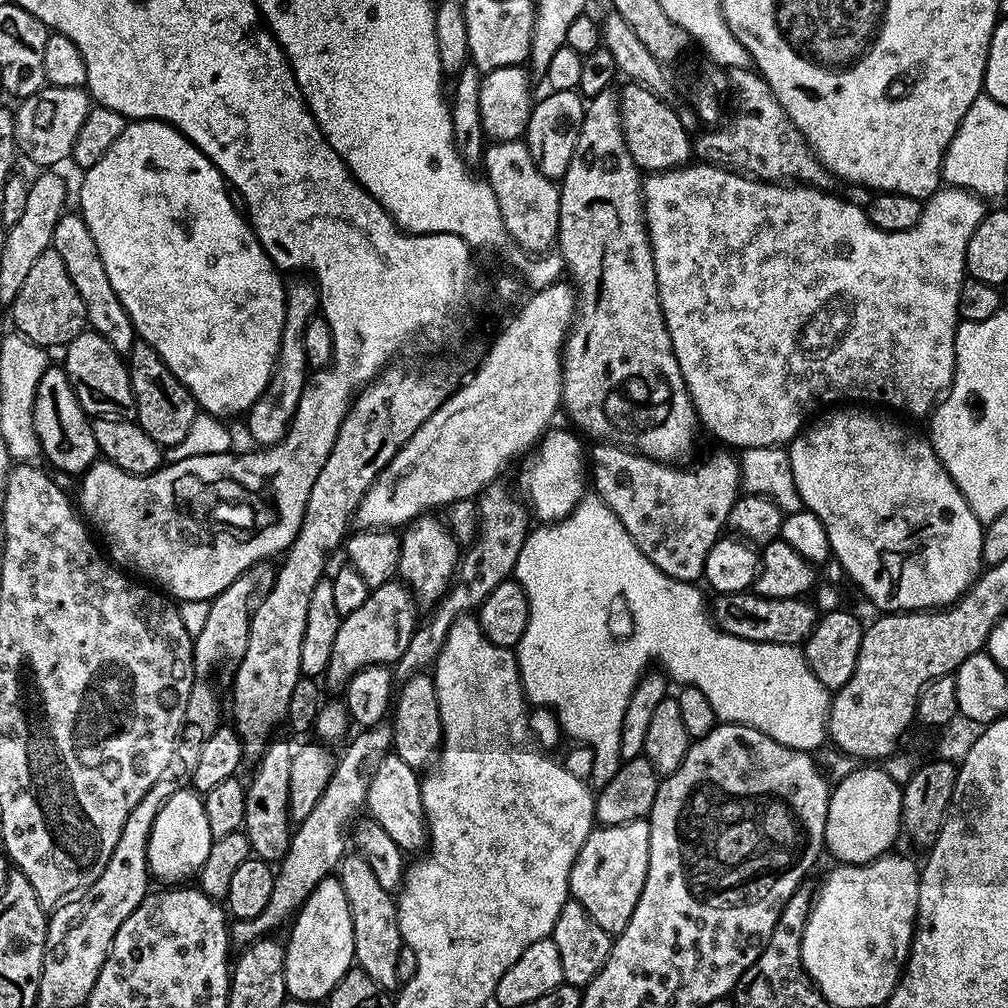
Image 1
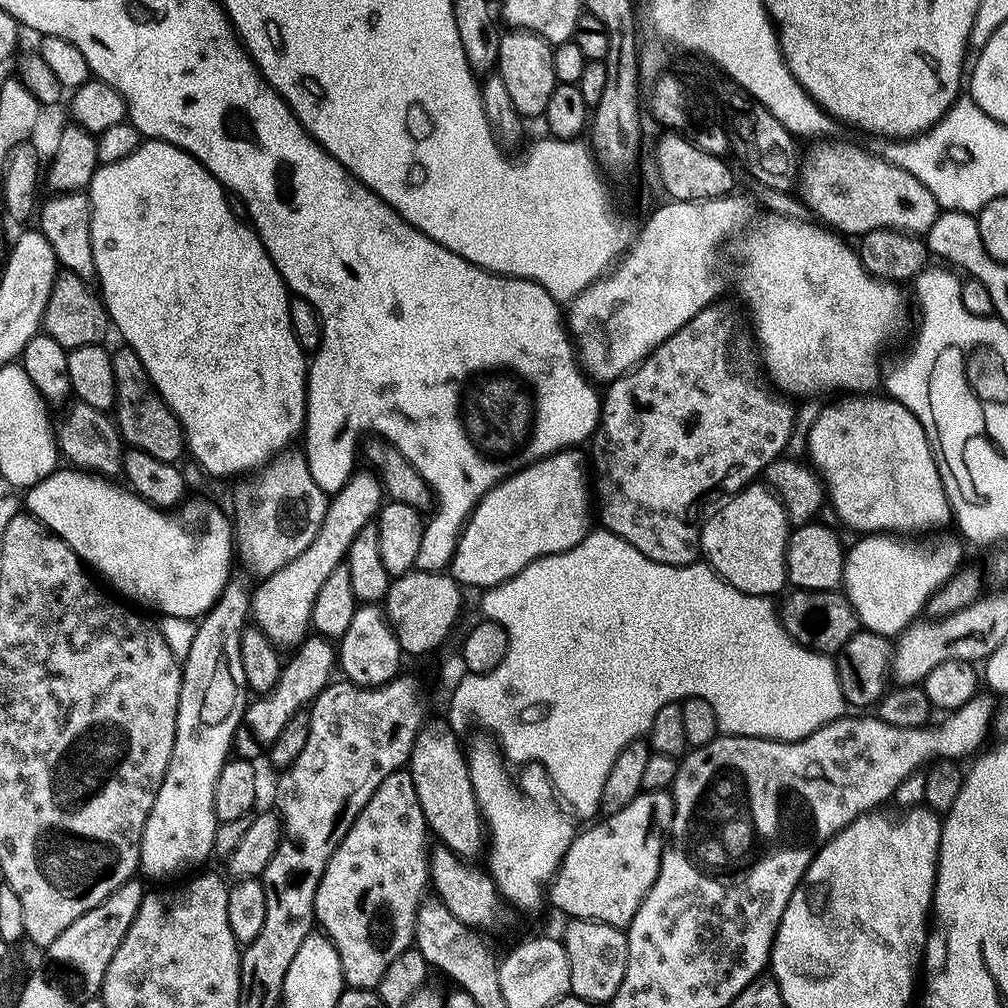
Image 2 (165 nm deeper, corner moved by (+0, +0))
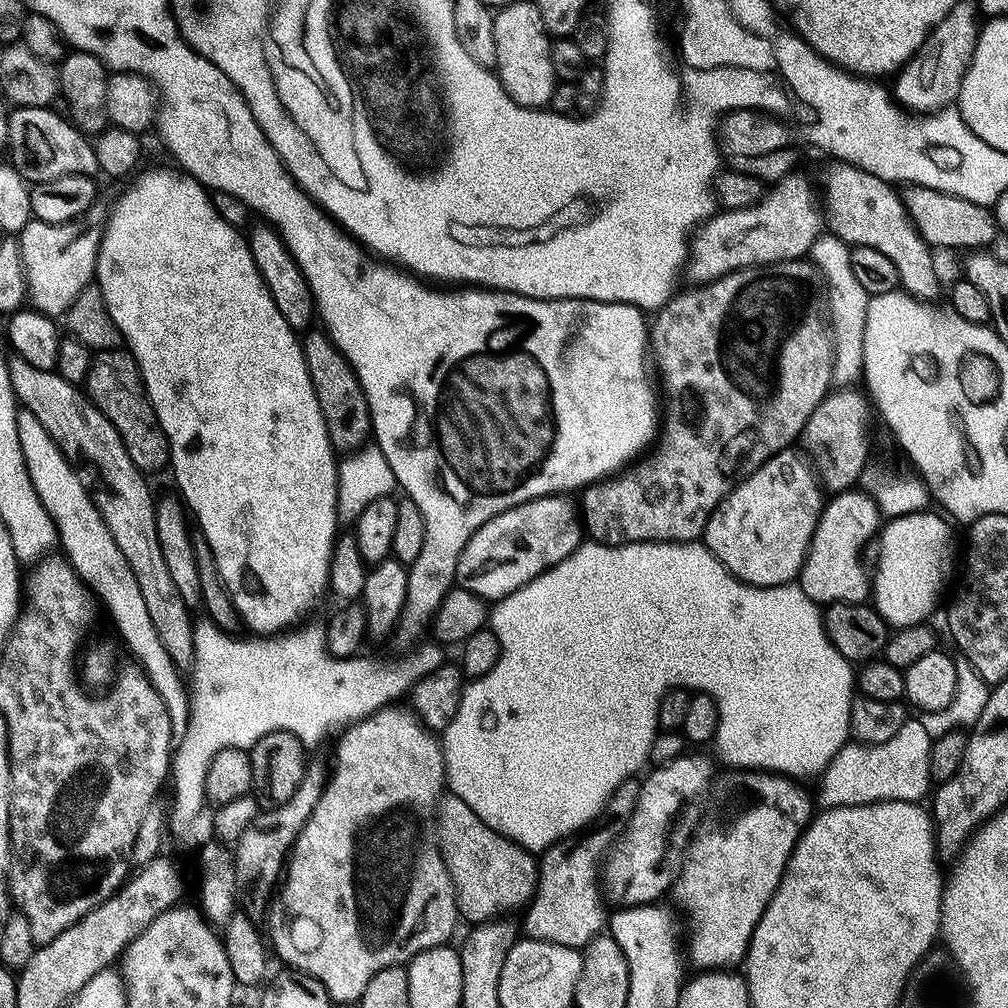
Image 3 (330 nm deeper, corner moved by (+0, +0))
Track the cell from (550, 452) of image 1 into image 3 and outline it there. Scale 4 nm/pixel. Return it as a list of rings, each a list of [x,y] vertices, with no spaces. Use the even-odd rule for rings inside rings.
[[[560,494],[540,496],[516,508],[507,508],[476,529],[464,544],[456,560],[455,583],[485,602],[500,600],[566,559],[580,547],[580,532],[582,536],[577,509],[575,512],[568,498]]]

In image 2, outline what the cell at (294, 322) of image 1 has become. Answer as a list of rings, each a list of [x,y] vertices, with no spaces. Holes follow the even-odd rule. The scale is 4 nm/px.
[[[292,451],[273,456],[255,475],[245,479],[248,480],[245,484],[238,485],[236,501],[230,507],[234,517],[235,551],[244,555],[256,578],[274,574],[294,562],[294,558],[314,542],[314,534],[318,534],[322,518],[326,518],[330,496],[324,493],[325,485],[310,474],[303,451]]]

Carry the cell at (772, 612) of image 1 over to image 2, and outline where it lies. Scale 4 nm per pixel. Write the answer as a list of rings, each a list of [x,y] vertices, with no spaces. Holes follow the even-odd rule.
[[[797,588],[789,591],[784,598],[785,600],[779,601],[778,604],[780,625],[786,630],[786,634],[790,634],[794,642],[809,648],[812,652],[821,652],[829,658],[835,657],[861,627],[854,606],[850,606],[848,597],[843,591]]]

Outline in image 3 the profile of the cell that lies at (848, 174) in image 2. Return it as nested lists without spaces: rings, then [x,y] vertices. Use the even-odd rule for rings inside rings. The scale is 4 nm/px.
[[[909,184],[903,189],[902,199],[908,218],[918,235],[933,249],[984,250],[998,235],[996,220],[985,205],[966,202],[954,194],[930,190],[921,184]]]

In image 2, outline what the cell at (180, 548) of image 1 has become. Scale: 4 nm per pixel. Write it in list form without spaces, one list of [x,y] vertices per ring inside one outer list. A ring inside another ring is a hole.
[[[64,466],[50,473],[49,476],[42,478],[36,485],[27,489],[22,504],[35,520],[41,520],[55,536],[65,540],[74,550],[74,554],[78,554],[89,569],[95,570],[95,568],[97,568],[97,570],[121,592],[121,594],[119,593],[121,597],[129,596],[129,598],[124,598],[127,598],[129,601],[137,600],[137,602],[132,601],[137,605],[145,604],[146,607],[153,608],[161,617],[177,616],[178,618],[192,620],[193,618],[204,616],[205,613],[215,606],[216,600],[229,584],[230,577],[232,576],[230,574],[232,572],[232,556],[234,557],[234,524],[225,509],[224,513],[218,505],[211,504],[208,500],[191,500],[191,498],[188,498],[175,510],[155,508],[153,504],[146,502],[141,496],[136,495],[135,492],[129,490],[127,487],[121,486],[121,488],[119,488],[116,482],[113,482],[111,479],[97,476],[83,470],[77,470],[71,466]]]

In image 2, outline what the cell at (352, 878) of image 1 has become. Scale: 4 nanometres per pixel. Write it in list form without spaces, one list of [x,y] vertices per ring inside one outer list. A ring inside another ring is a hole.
[[[401,770],[387,776],[382,782],[382,786],[378,786],[378,790],[374,790],[370,802],[366,802],[366,806],[358,814],[358,818],[352,823],[350,830],[342,838],[342,842],[334,850],[330,862],[326,862],[326,870],[318,882],[318,890],[314,894],[314,910],[316,911],[314,920],[319,927],[320,924],[324,927],[321,928],[323,935],[327,936],[328,941],[334,946],[334,950],[338,950],[338,958],[342,962],[342,974],[347,987],[375,988],[376,983],[382,978],[382,974],[386,974],[386,966],[390,966],[390,962],[394,962],[394,958],[398,958],[398,954],[402,954],[407,948],[413,947],[416,939],[414,928],[416,926],[418,906],[430,888],[430,877],[428,875],[429,853],[426,851],[429,847],[428,840],[430,841],[430,833],[427,824],[424,822],[422,806],[418,806],[418,794],[414,794],[412,776],[407,770]]]

